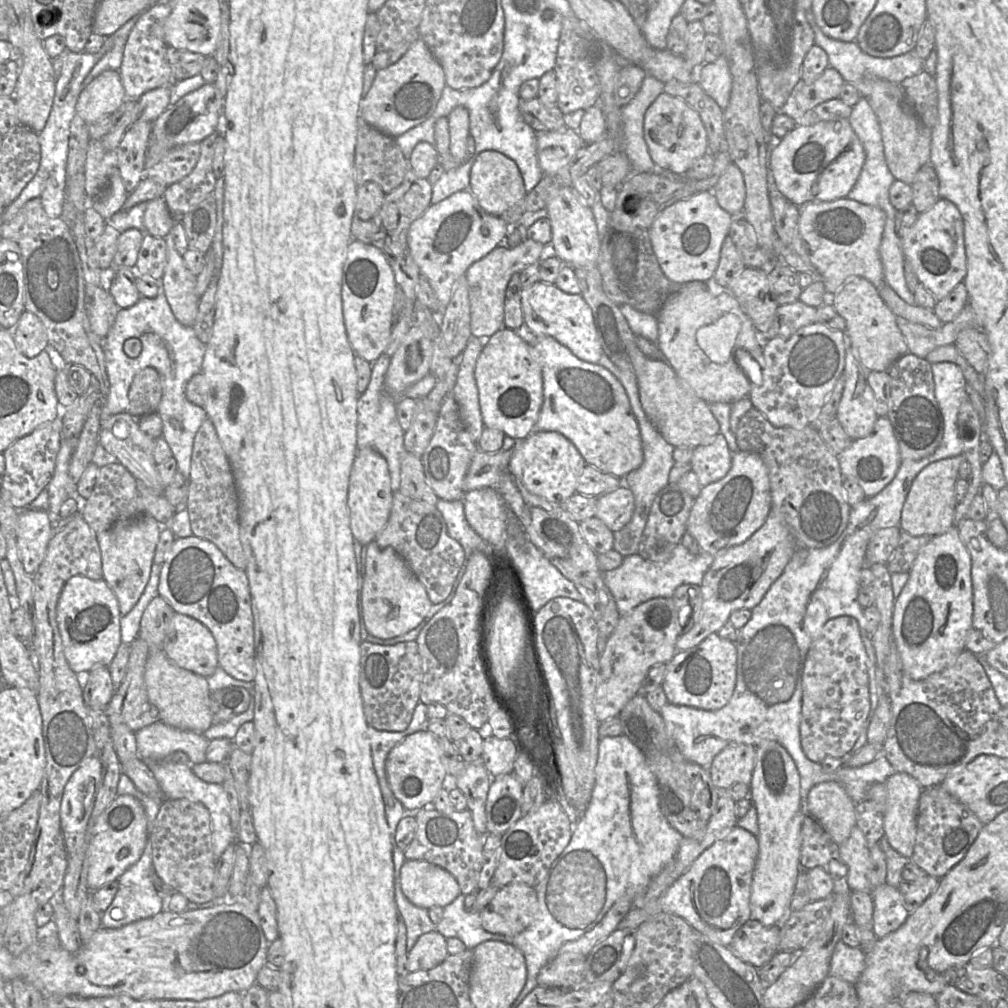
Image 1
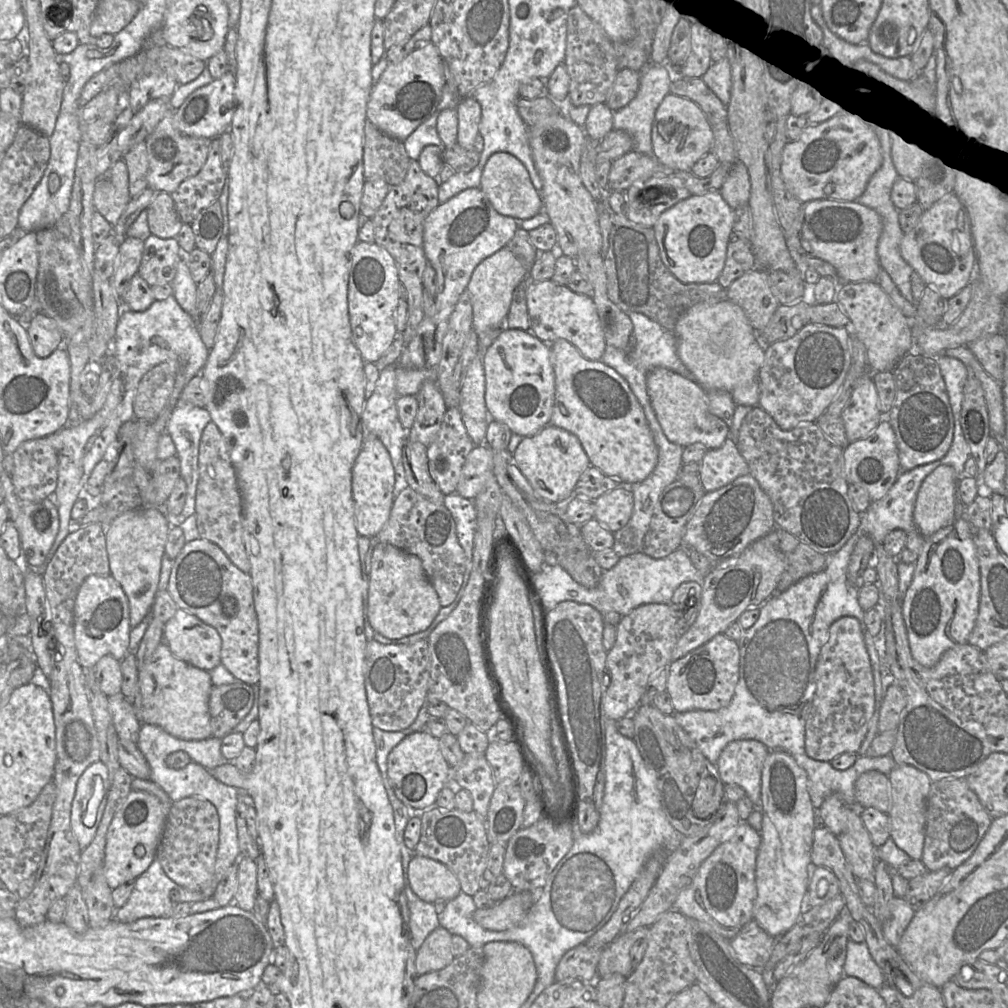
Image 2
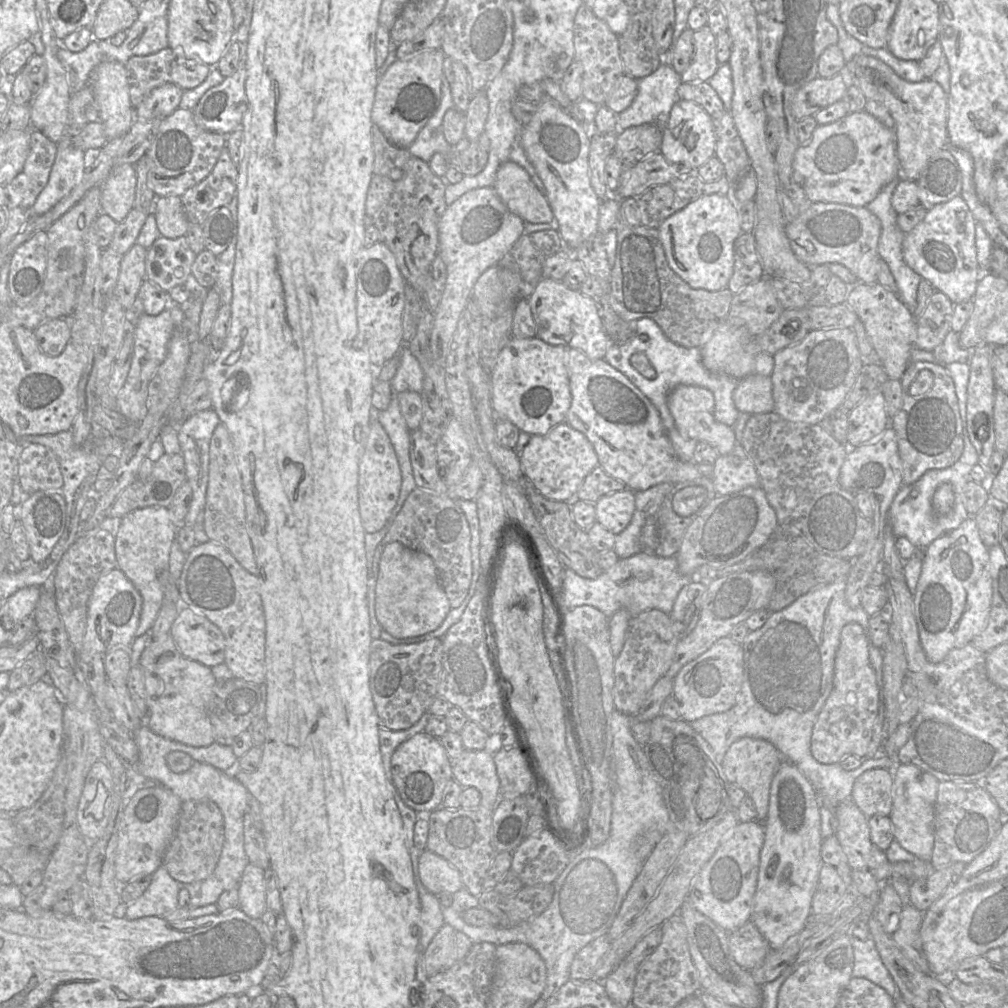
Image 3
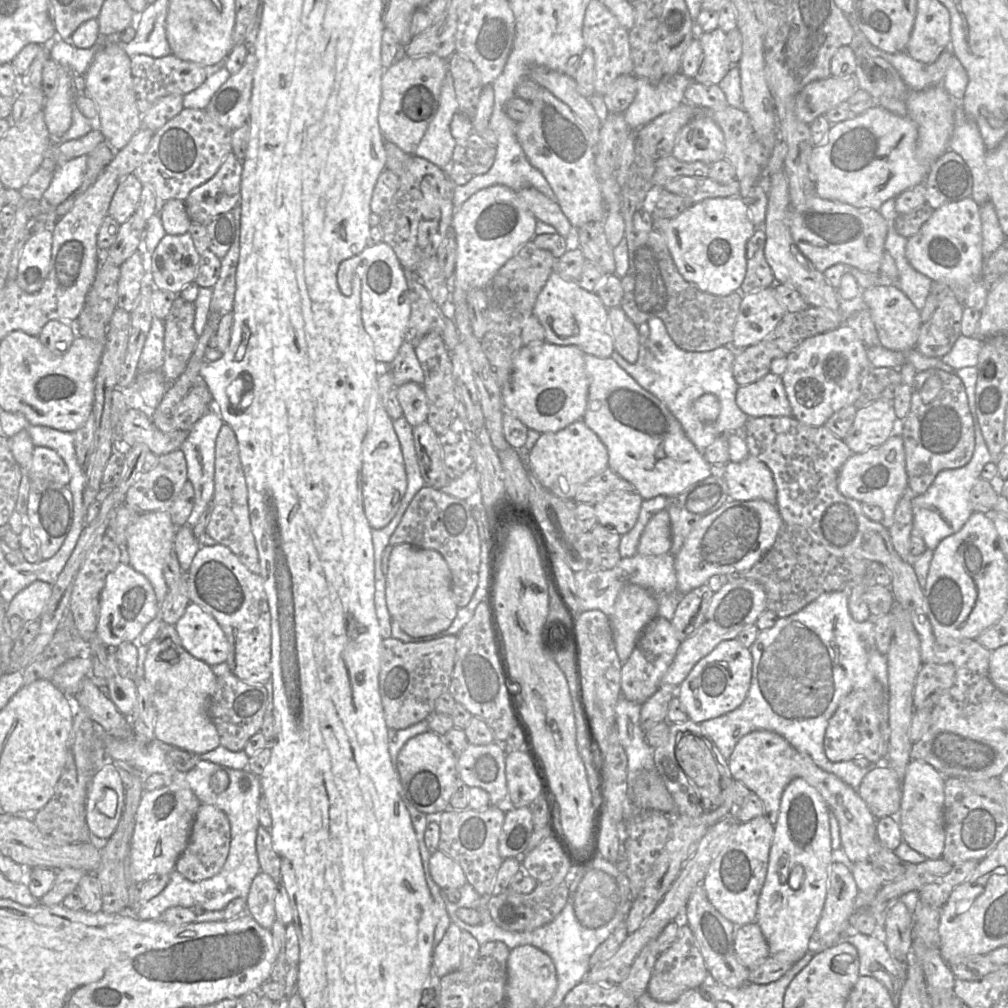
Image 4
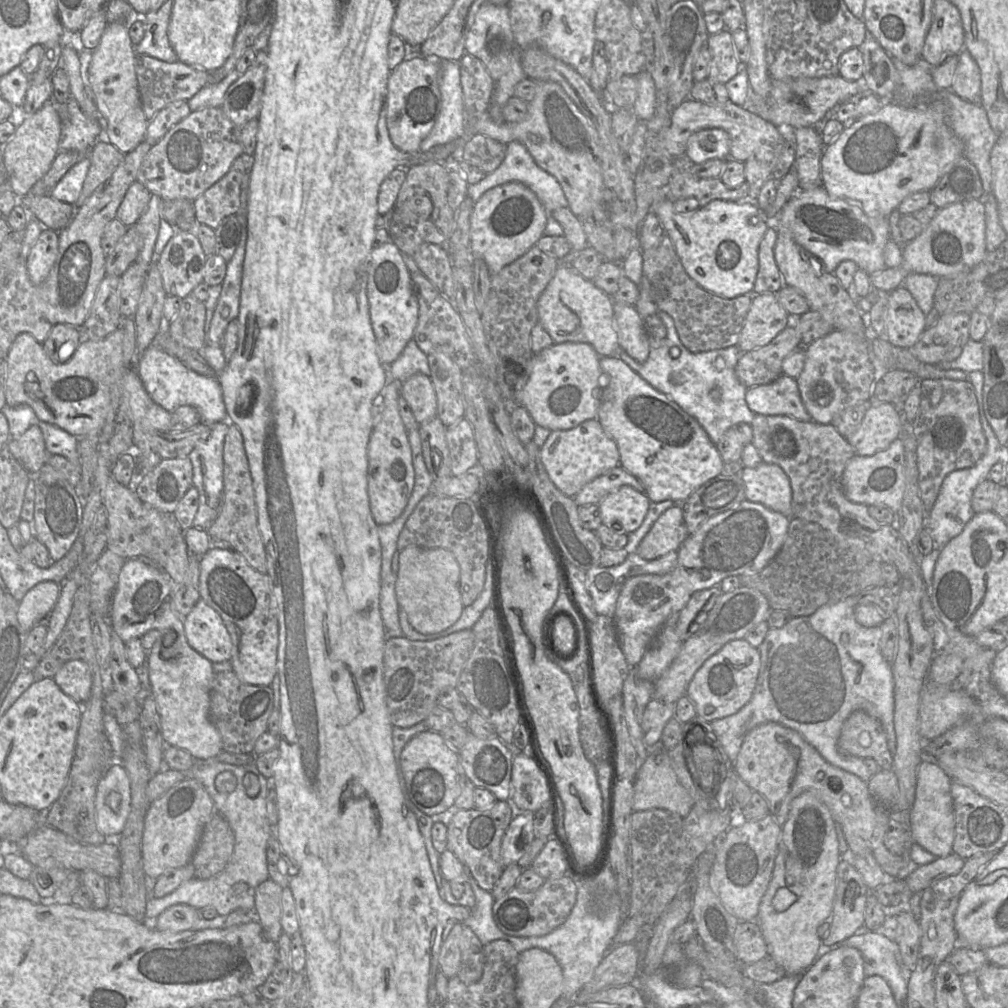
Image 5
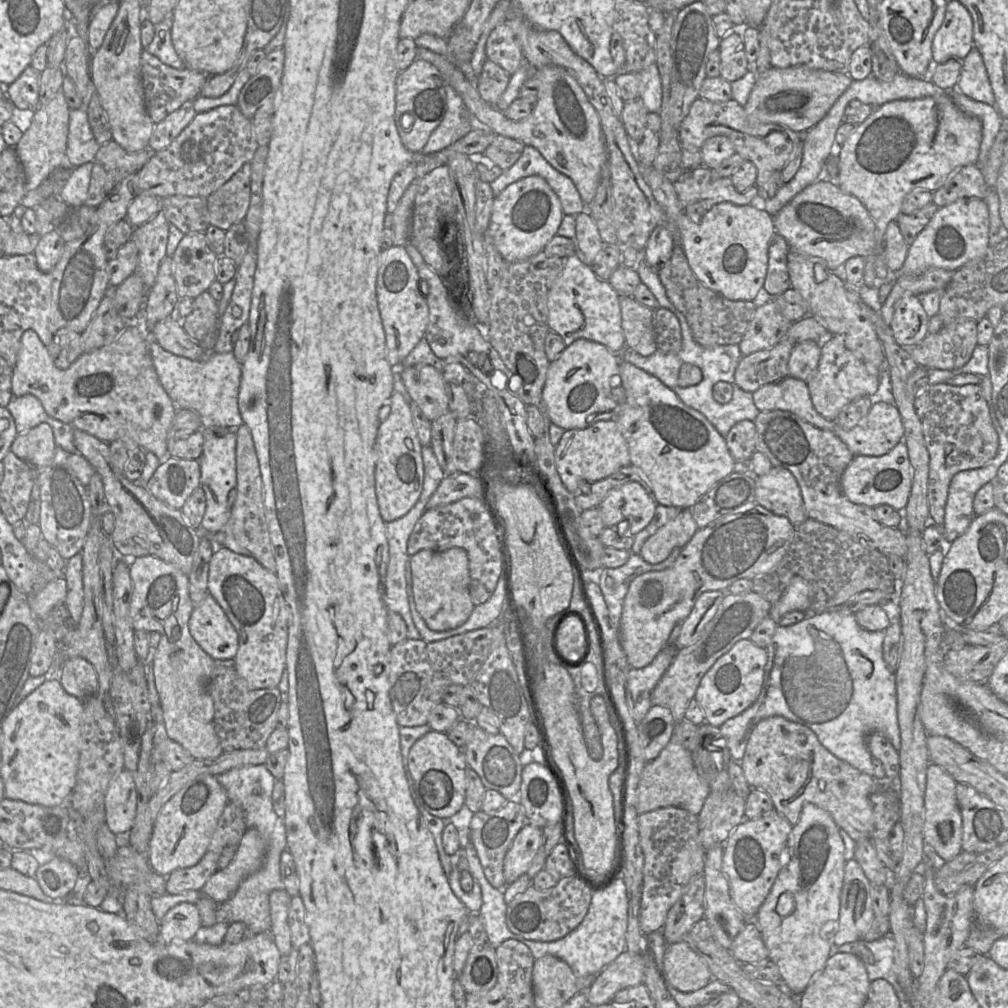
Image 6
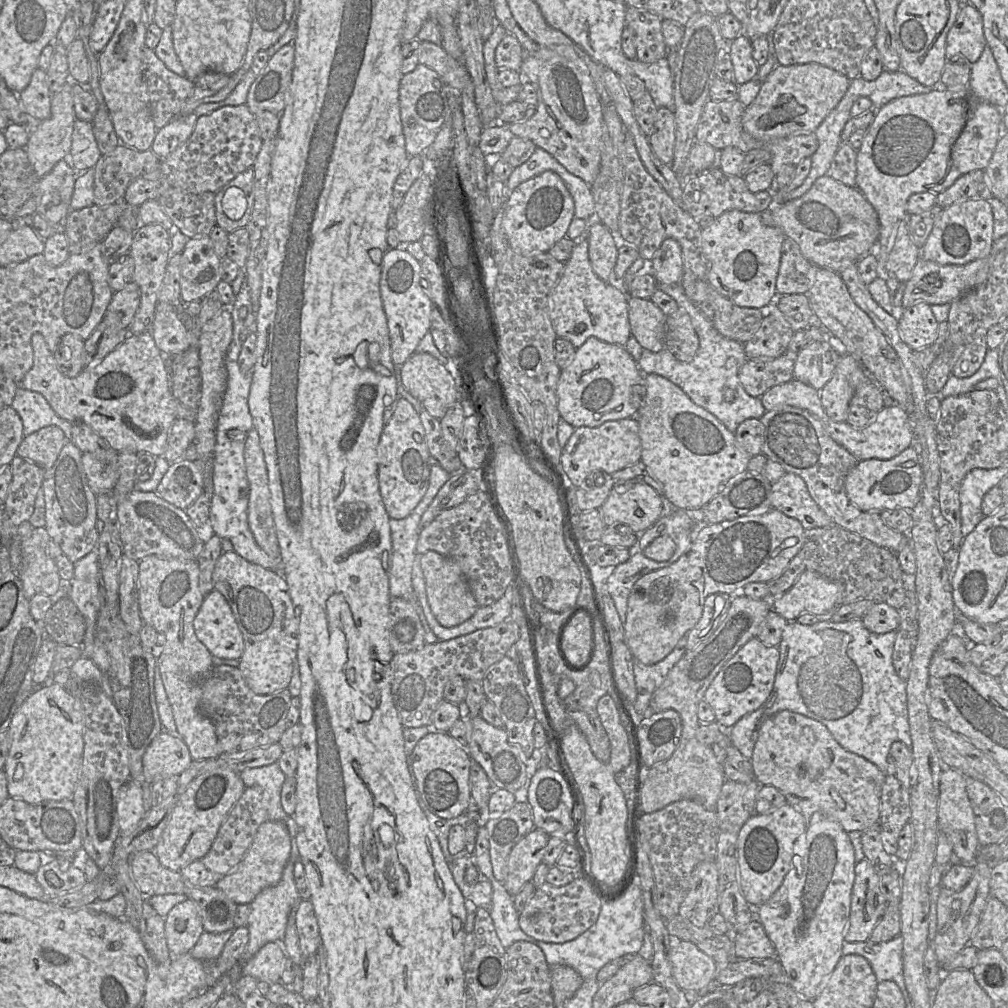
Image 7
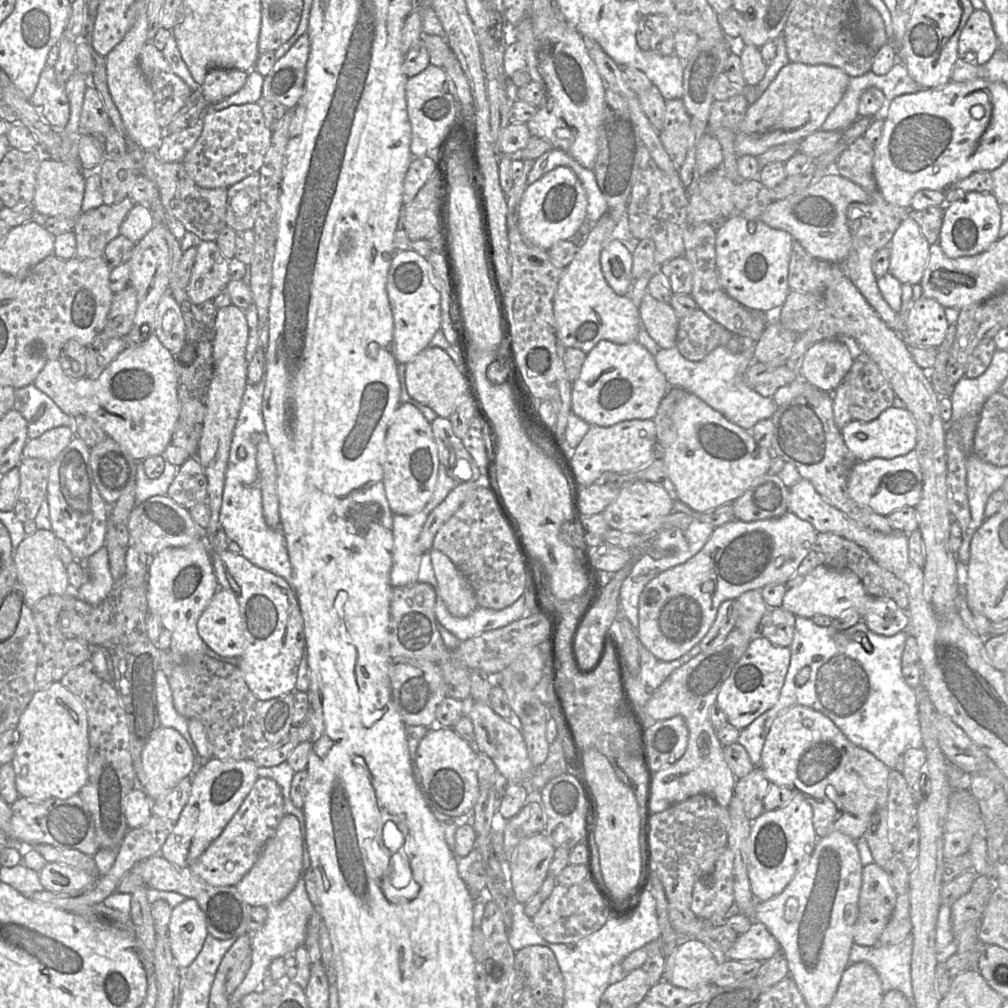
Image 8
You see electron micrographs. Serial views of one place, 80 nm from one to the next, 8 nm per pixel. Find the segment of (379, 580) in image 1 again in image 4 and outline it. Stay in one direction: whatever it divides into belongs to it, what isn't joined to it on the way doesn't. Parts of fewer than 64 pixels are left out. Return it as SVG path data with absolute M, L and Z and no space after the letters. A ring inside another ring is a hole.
M408 543L389 544L383 553L382 570L386 576L387 608L402 631L418 638L443 632L452 624L459 607L452 590L451 571L439 552Z

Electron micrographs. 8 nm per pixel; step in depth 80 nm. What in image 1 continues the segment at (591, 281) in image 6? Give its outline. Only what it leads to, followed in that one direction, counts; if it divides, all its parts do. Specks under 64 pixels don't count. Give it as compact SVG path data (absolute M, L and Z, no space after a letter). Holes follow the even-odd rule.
M537 281L522 290L521 306L524 325L536 336L549 336L567 347L582 361L596 364L602 356L602 348L593 320L591 308L581 294L568 294L554 284Z

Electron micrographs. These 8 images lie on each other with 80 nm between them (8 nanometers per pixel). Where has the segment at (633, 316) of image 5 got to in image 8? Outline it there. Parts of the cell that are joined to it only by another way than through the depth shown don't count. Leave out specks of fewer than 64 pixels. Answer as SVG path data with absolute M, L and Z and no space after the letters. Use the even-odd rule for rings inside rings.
M645 293L638 307L641 328L663 349L676 344L678 320L673 308Z

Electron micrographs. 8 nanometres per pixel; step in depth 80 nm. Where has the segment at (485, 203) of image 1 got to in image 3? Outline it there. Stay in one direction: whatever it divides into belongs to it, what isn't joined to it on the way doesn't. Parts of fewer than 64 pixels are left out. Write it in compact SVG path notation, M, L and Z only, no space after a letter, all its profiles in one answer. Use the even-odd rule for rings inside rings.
M515 162L502 163L497 172L493 188L501 201L525 223L554 223L553 211L543 192L537 189L528 172Z

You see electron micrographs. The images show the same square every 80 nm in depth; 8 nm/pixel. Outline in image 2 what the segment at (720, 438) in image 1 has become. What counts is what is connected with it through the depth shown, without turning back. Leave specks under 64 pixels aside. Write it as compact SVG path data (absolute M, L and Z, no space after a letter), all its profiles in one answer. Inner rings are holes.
M729 438L721 447L708 449L699 464L698 477L706 492L718 490L736 478L750 474L748 463Z

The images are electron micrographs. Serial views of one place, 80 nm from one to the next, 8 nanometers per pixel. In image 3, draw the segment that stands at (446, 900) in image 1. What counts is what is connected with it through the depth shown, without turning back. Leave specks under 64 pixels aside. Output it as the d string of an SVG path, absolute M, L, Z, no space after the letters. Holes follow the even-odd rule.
M423 850L417 865L417 879L432 894L454 894L464 887L457 868L443 857Z

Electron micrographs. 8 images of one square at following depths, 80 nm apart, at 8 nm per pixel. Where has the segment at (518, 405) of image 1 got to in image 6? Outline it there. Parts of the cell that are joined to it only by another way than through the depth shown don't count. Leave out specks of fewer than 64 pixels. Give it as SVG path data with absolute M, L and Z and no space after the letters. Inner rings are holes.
M578 339L566 346L561 355L550 363L542 390L544 413L550 423L565 430L584 429L597 421L615 418L625 401L625 390L619 376L620 362L621 357L617 353L590 340Z

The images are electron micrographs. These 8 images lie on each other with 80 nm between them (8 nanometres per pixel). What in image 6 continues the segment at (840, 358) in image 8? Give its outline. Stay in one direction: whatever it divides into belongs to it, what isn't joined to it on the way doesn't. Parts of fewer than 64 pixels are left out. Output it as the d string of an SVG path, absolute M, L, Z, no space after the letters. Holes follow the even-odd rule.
M806 341L794 345L788 360L788 374L808 381L815 374L821 355L821 341Z

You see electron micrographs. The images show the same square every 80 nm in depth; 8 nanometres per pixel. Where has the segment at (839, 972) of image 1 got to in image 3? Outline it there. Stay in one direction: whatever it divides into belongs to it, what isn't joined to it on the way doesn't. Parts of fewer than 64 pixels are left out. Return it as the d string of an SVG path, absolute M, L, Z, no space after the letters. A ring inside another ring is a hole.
M851 936L854 953L853 977L863 977L889 991L896 1006L900 998L899 990L885 967L873 939L860 940Z

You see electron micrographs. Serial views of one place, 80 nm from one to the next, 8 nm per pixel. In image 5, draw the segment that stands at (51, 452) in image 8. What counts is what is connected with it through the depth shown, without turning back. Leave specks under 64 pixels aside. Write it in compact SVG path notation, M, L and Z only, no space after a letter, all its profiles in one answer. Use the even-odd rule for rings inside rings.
M31 426L19 437L10 438L7 446L13 457L32 475L41 471L50 456L38 426Z

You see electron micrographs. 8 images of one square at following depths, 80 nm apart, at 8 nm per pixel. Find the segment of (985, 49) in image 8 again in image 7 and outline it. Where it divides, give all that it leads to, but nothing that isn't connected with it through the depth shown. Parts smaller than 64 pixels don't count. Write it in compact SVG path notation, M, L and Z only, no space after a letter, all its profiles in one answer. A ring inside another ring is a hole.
M961 4L957 19L947 35L947 60L960 60L965 57L974 63L986 46L982 15L973 5Z

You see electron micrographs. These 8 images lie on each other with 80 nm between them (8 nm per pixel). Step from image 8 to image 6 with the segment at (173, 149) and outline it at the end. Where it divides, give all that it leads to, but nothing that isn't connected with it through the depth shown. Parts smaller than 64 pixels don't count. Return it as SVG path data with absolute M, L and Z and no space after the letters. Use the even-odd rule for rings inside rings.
M191 104L180 107L155 124L148 147L152 152L166 149L191 123L197 112Z

